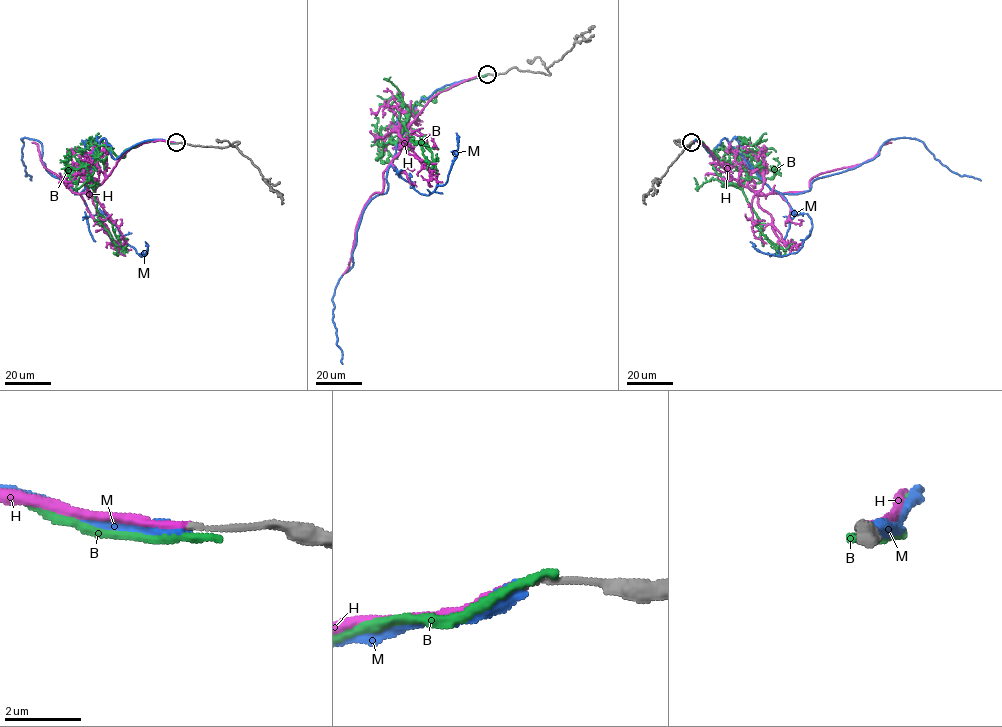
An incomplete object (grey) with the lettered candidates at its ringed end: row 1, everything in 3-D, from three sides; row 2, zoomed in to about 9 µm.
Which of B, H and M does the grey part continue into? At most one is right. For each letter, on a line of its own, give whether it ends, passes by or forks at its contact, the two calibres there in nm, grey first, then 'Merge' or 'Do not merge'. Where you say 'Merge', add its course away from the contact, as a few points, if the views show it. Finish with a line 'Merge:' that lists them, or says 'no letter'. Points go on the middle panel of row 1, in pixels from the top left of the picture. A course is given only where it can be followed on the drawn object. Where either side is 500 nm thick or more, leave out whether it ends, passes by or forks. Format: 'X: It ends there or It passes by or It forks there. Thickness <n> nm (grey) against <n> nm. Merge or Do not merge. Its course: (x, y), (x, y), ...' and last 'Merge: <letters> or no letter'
B: It ends there. Thickness 180 nm (grey) against 240 nm. Do not merge
H: It ends there. Thickness 150 nm (grey) against 170 nm. Merge. Its course: (487, 74), (441, 91), (412, 123), (400, 153), (383, 172), (383, 191), (375, 192), (365, 204), (343, 274)
M: It ends there. Thickness 140 nm (grey) against 400 nm. Do not merge
Merge: H

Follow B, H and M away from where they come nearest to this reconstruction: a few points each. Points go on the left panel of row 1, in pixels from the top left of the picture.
B: (176, 143), (143, 141), (124, 156), (97, 147), (91, 178), (97, 210), (124, 250), (125, 239)
H: (176, 143), (145, 141), (130, 148), (91, 195), (72, 192), (59, 176), (45, 167), (38, 146), (32, 142)
M: (175, 143), (143, 141), (115, 159), (103, 138), (75, 194), (46, 169), (42, 144), (24, 137), (31, 180)

